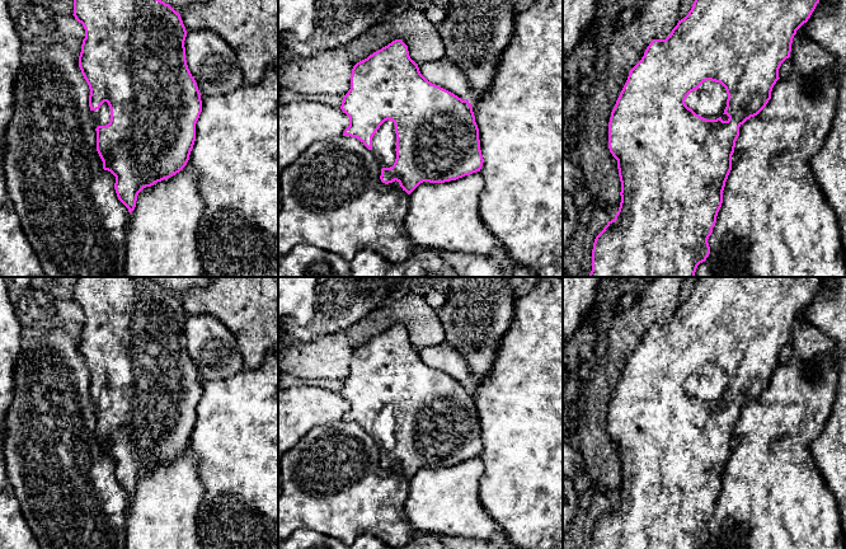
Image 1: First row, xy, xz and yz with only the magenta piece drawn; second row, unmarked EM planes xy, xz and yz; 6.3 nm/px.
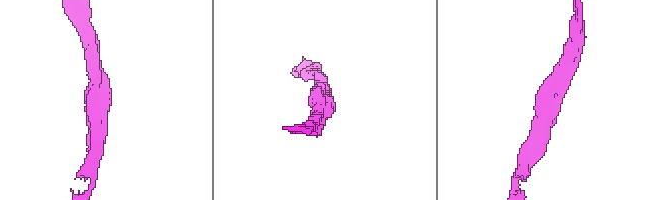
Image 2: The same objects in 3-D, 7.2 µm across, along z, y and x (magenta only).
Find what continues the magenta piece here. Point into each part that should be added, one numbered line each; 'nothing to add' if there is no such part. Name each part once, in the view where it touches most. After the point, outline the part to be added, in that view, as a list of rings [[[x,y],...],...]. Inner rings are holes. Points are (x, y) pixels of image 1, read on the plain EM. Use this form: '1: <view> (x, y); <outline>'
1: yz (709, 385); [[[706,365],[697,375],[687,380],[685,388],[696,399],[706,404],[720,402],[723,405],[728,405],[729,402],[724,398],[727,384],[727,375],[720,367]]]

